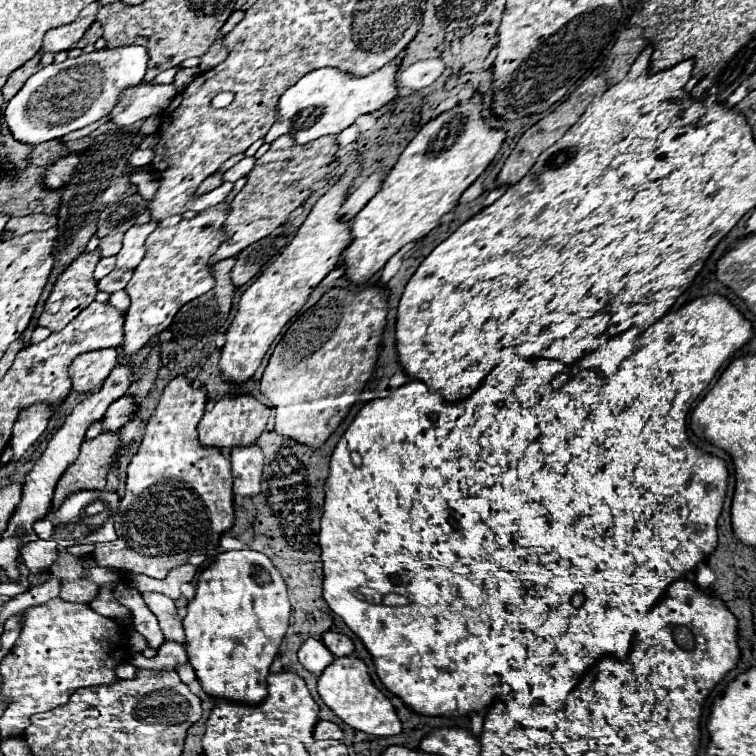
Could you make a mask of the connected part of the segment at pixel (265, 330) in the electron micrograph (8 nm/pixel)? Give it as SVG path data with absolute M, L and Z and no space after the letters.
M353 162L349 166L347 174L343 174L343 178L313 206L311 214L307 216L291 244L277 256L277 260L265 266L261 276L255 278L255 282L241 296L237 316L227 330L225 346L221 350L219 370L223 380L231 384L247 382L257 372L265 352L283 332L287 322L293 320L293 316L305 306L317 284L339 264L343 250L351 242L351 232L349 224L341 222L337 214L347 198L347 190L359 174L359 168L359 162Z

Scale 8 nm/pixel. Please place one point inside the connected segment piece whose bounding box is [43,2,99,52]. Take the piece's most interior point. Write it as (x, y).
(58, 39)

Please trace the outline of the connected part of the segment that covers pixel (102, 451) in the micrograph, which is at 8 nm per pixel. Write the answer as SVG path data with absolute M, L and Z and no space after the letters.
M103 432L95 440L85 440L79 458L61 476L55 496L53 510L77 490L105 490L107 474L117 460L121 438L117 432Z

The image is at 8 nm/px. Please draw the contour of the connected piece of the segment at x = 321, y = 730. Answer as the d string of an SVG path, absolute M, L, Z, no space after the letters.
M319 720L313 728L313 738L315 740L329 740L329 738L335 738L335 740L341 740L343 738L343 730L333 724L333 722L325 722L325 720Z

